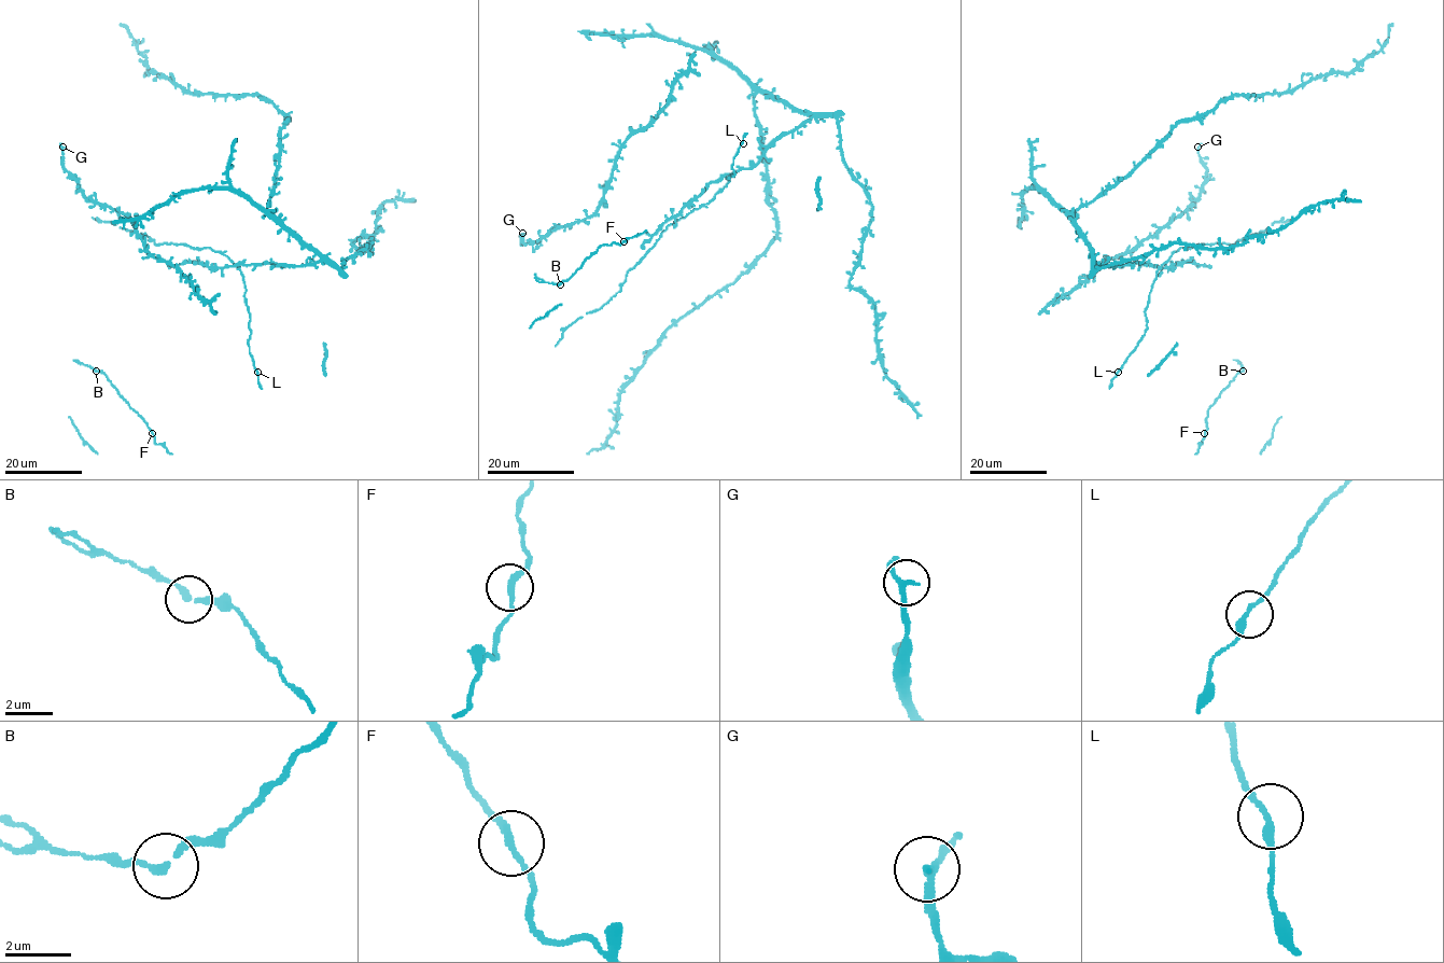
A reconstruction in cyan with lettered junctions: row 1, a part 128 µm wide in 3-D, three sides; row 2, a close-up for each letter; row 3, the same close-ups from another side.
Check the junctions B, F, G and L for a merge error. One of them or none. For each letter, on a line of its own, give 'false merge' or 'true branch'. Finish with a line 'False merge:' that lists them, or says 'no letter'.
B: false merge
F: true branch
G: true branch
L: true branch
False merge: B

